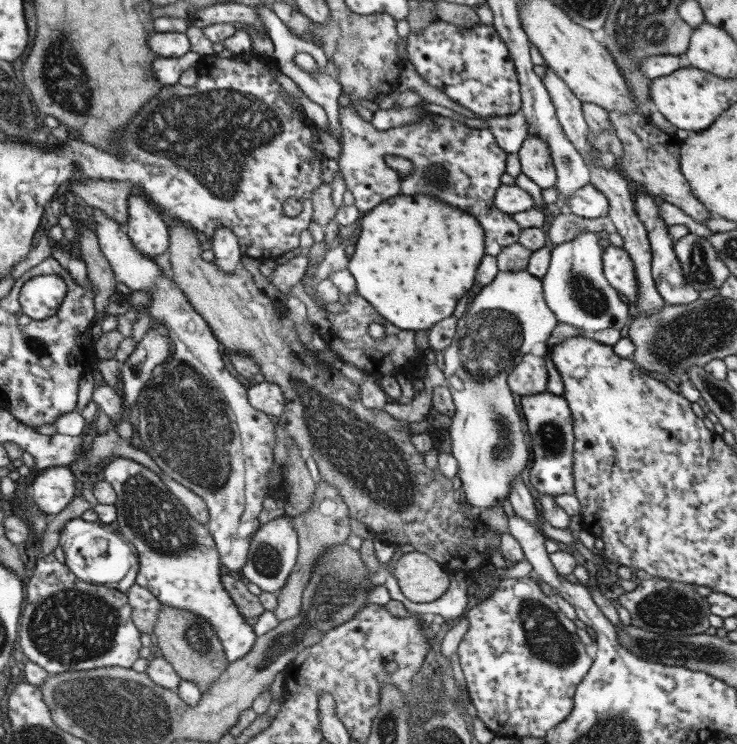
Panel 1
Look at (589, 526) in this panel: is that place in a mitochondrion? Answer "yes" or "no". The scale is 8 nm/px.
no

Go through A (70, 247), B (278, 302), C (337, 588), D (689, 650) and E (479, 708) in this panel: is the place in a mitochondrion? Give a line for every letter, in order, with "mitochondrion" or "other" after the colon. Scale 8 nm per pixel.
A: other
B: other
C: mitochondrion
D: mitochondrion
E: other

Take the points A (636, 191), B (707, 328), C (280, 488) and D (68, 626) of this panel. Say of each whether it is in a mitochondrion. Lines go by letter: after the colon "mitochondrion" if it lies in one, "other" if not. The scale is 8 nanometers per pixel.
A: other
B: mitochondrion
C: other
D: mitochondrion

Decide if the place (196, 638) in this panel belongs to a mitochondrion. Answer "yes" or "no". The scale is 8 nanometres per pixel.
yes

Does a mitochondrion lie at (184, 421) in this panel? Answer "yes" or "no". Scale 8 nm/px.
yes

